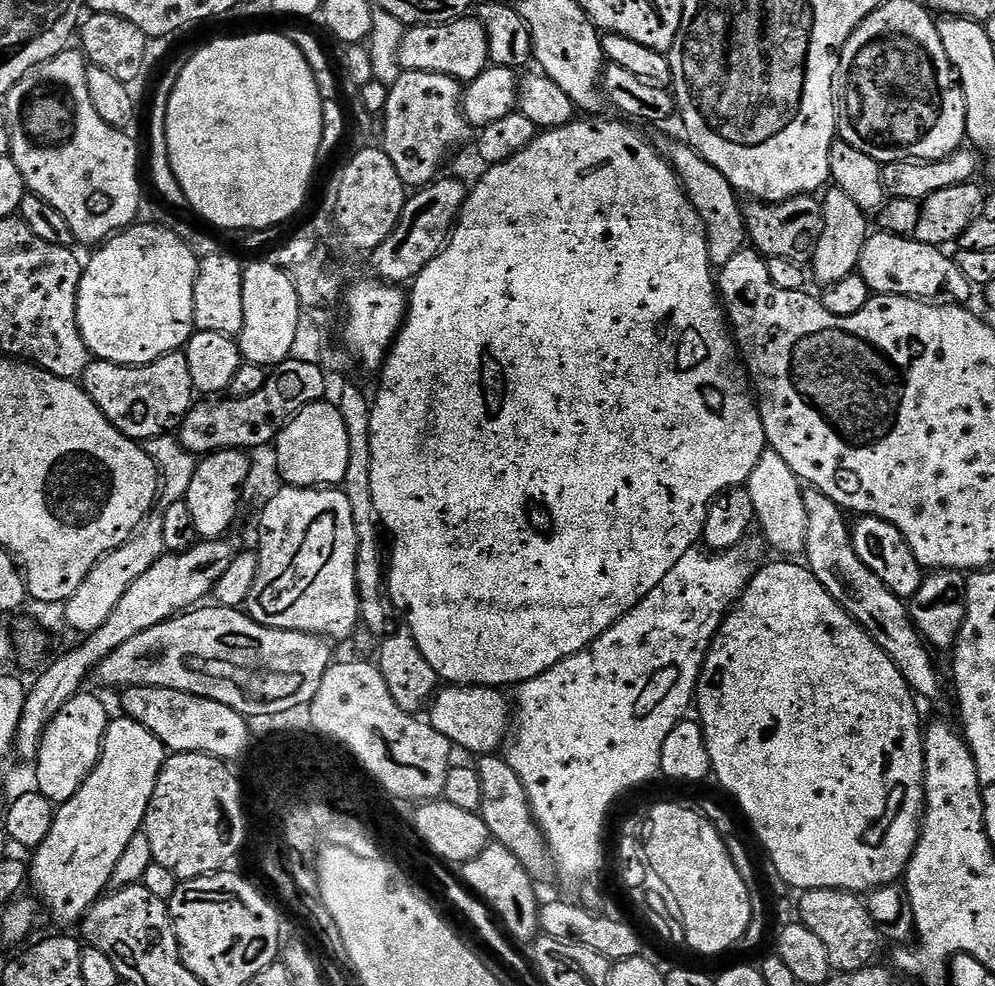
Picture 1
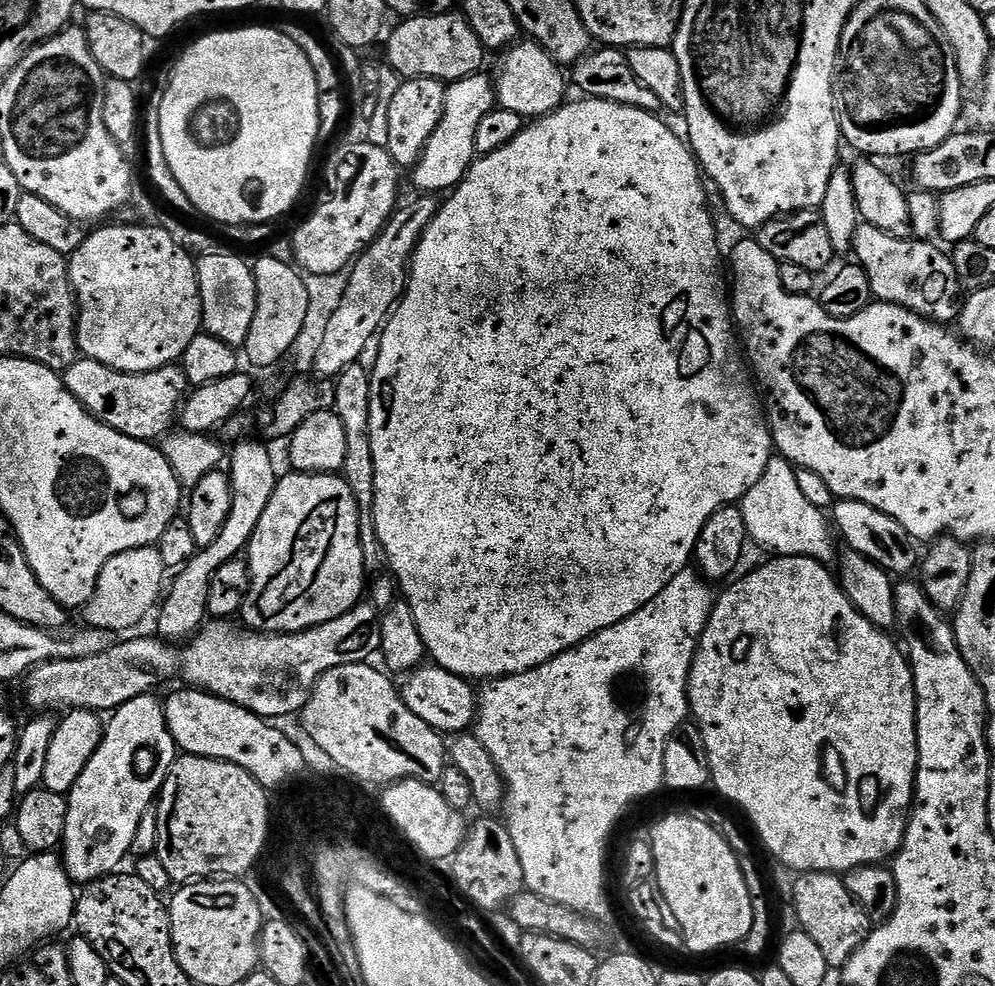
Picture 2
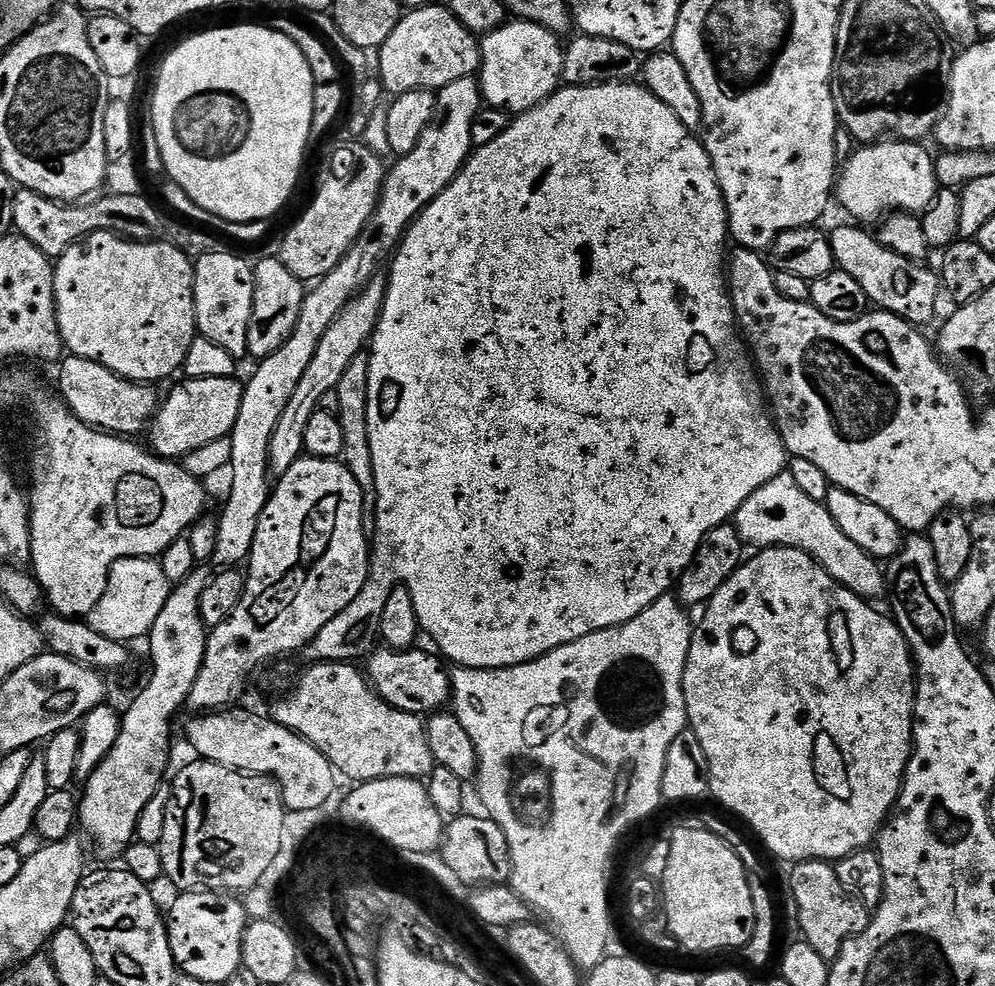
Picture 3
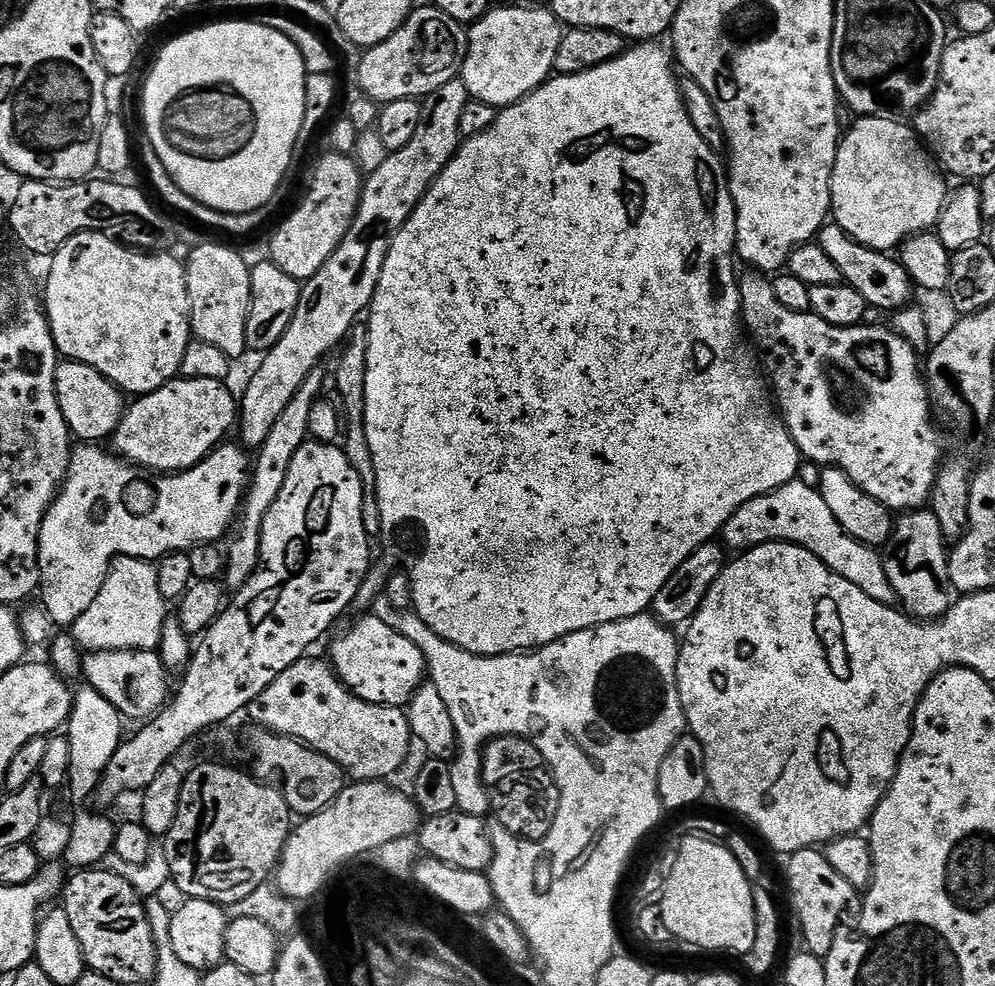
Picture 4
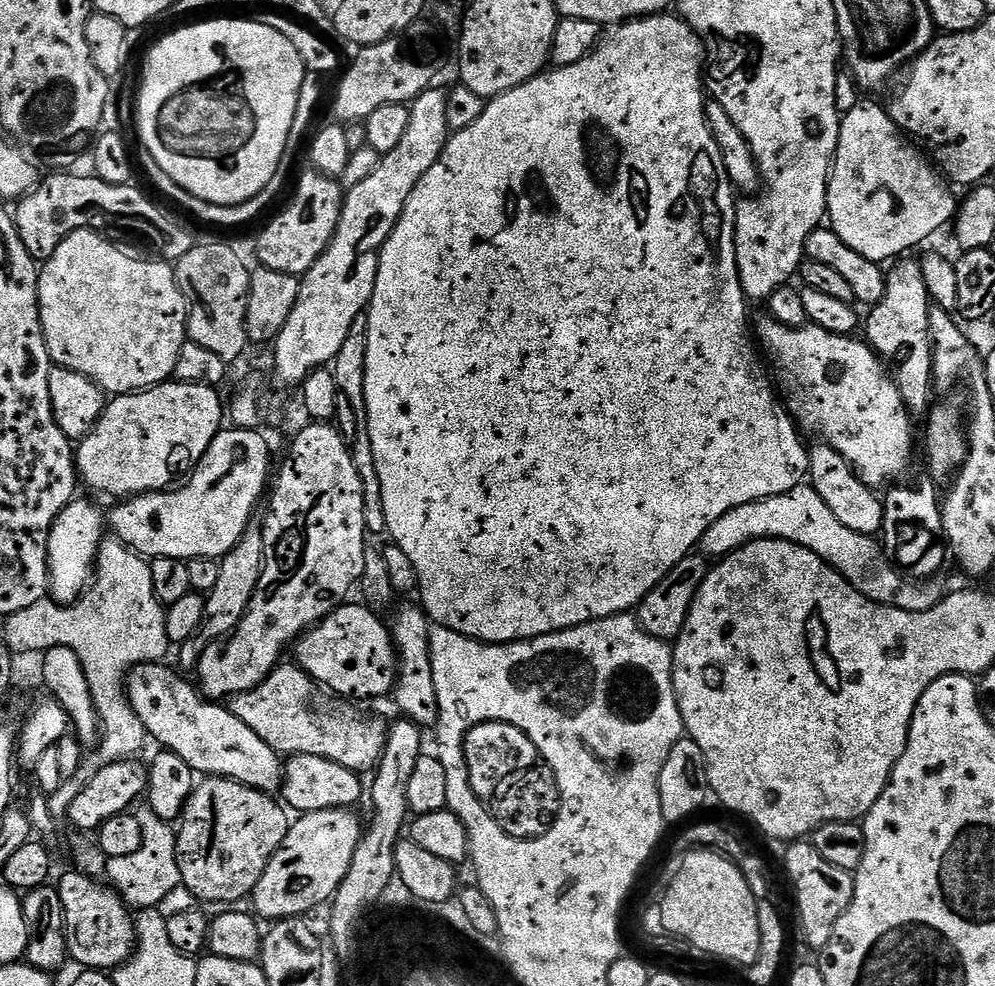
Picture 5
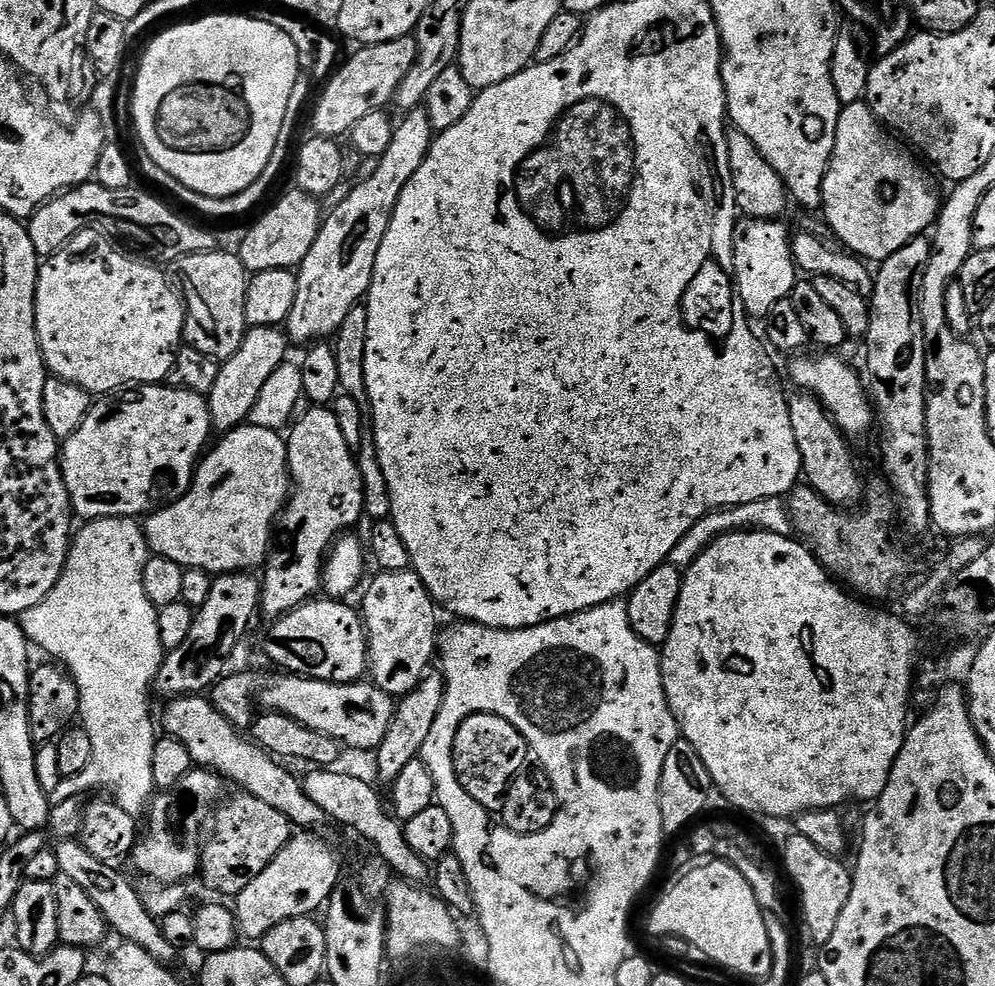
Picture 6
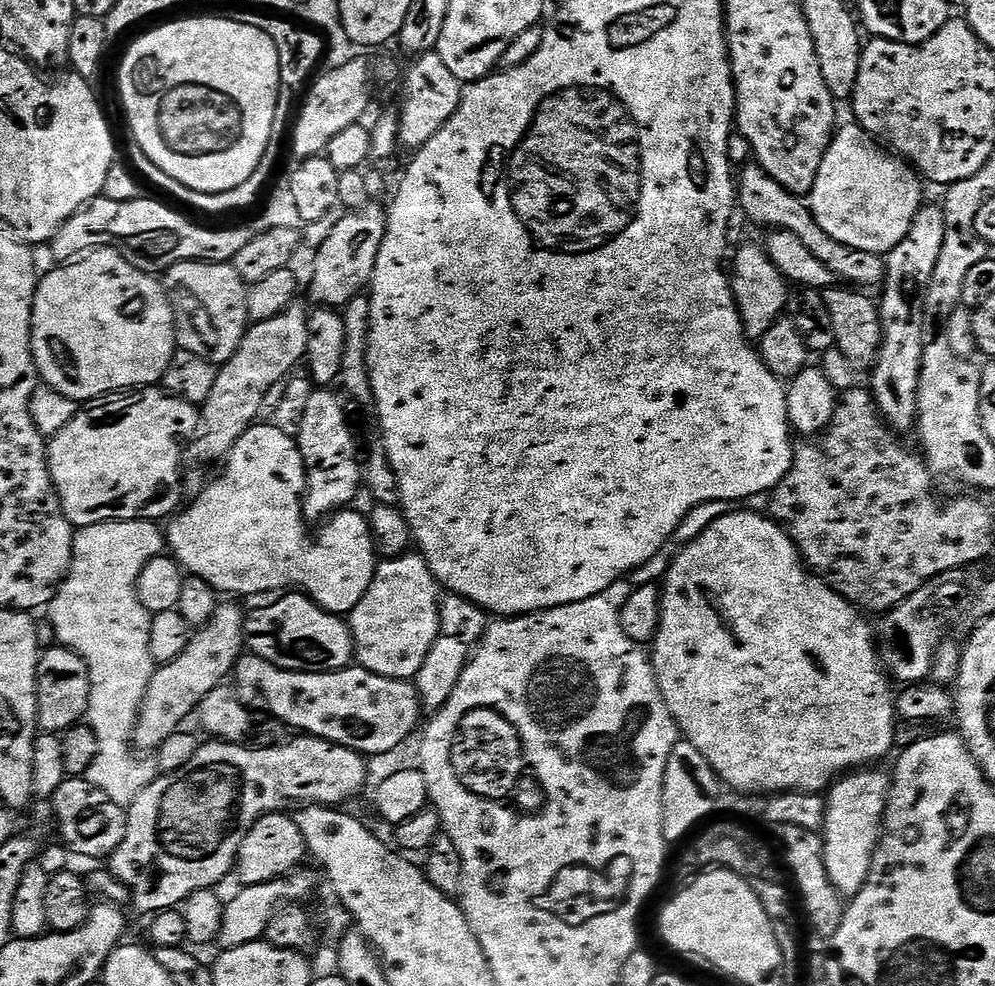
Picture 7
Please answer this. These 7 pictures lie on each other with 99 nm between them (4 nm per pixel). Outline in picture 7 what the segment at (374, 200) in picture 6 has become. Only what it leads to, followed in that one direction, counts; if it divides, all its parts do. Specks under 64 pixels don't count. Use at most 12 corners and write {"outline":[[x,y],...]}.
{"outline":[[383,207],[335,221],[310,293],[339,309],[369,287]]}

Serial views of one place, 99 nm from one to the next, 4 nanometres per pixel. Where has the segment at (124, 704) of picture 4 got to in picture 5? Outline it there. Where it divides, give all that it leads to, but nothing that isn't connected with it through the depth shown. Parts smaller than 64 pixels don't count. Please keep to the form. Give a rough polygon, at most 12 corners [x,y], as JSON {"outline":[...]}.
{"outline":[[164,662],[128,700],[161,749],[201,777],[279,793],[276,752]]}

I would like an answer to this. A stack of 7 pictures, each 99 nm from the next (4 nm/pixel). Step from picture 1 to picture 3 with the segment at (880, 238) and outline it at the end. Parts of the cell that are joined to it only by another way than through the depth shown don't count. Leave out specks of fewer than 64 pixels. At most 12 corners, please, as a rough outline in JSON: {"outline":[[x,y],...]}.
{"outline":[[860,226],[830,232],[839,271],[877,309],[925,326],[942,281]]}

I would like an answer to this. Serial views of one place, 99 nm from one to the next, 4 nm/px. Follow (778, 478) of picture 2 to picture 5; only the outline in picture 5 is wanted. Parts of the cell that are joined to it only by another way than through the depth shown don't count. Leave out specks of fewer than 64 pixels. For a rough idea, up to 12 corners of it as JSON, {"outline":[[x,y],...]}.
{"outline":[[808,482],[722,514],[698,552],[751,540],[818,554],[863,596],[930,610],[939,579],[906,578],[879,539],[842,526]]}

